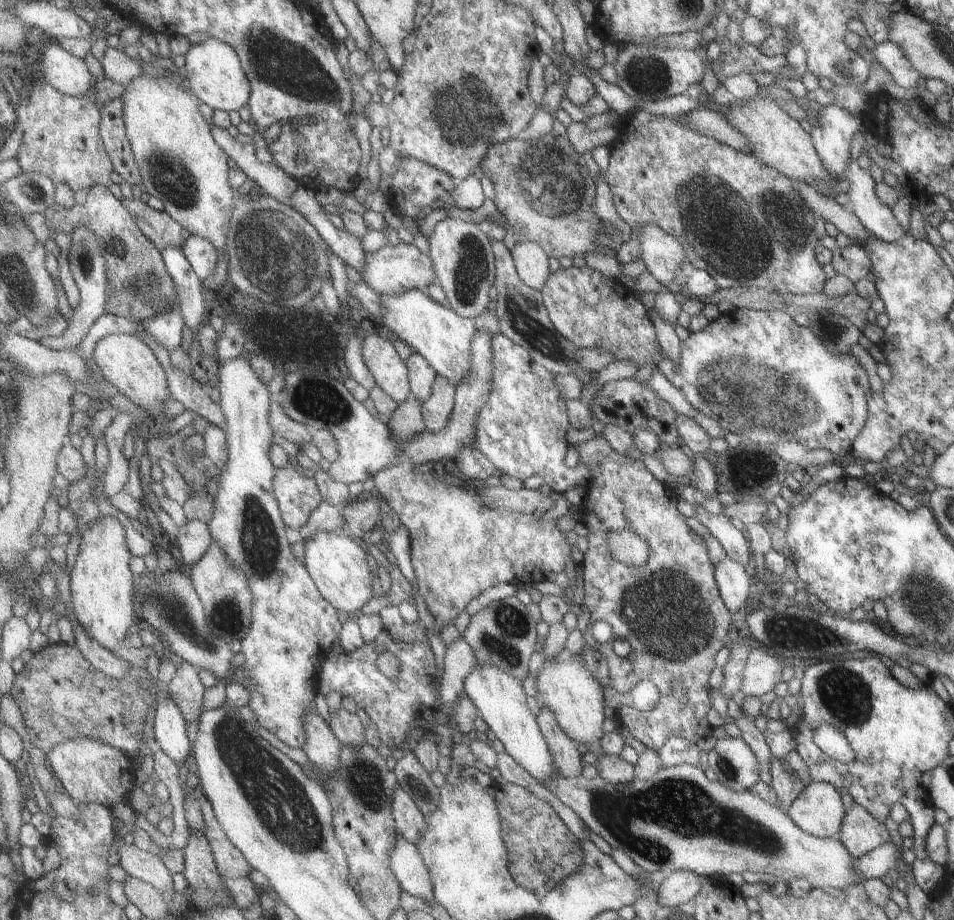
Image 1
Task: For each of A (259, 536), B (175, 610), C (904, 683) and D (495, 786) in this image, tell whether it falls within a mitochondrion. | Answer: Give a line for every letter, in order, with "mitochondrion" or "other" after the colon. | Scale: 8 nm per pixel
A: mitochondrion
B: mitochondrion
C: other
D: other

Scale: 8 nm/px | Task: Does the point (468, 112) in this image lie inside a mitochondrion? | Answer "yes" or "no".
yes

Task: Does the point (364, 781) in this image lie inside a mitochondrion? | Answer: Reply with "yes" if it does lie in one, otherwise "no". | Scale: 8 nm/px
yes

